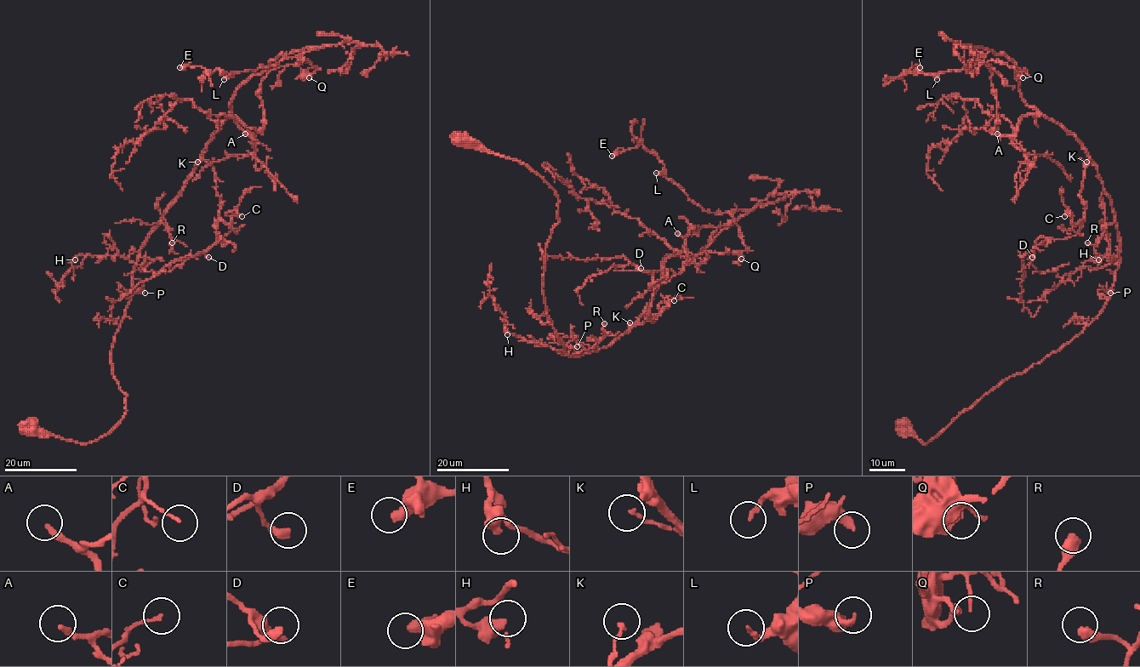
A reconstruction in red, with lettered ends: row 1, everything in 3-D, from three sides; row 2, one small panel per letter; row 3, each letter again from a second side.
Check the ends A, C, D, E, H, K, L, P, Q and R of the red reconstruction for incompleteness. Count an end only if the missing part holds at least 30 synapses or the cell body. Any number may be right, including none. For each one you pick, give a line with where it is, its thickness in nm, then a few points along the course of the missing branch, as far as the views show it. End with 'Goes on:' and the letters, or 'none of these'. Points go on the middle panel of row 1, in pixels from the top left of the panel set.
Goes on: none of these

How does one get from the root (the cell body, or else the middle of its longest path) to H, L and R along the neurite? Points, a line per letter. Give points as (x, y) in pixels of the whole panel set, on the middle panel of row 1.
H: (462, 137), (528, 165), (557, 196), (542, 293), (567, 354), (506, 327), (507, 334)
L: (462, 137), (557, 196), (542, 293), (568, 356), (624, 334), (663, 261), (745, 213), (704, 210), (656, 173)
R: (462, 137), (528, 165), (557, 196), (542, 293), (565, 352), (590, 353), (607, 334), (604, 323)

